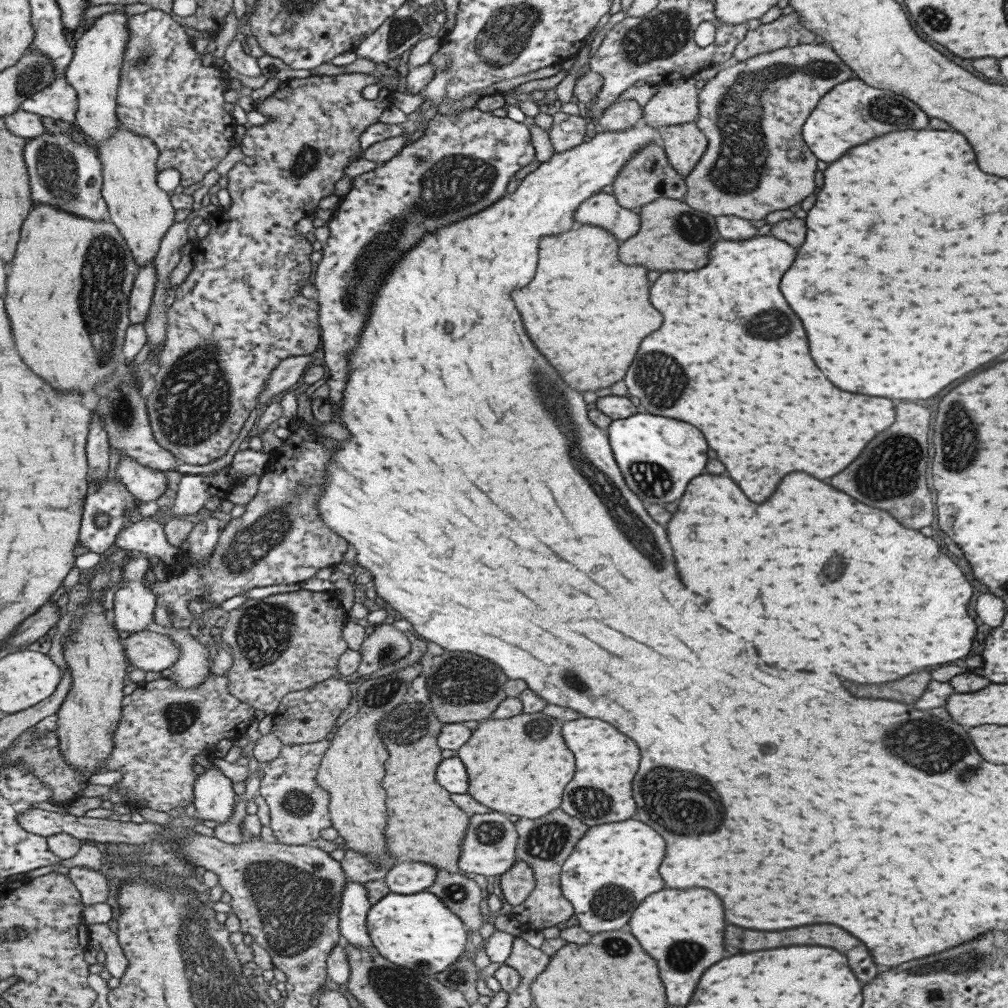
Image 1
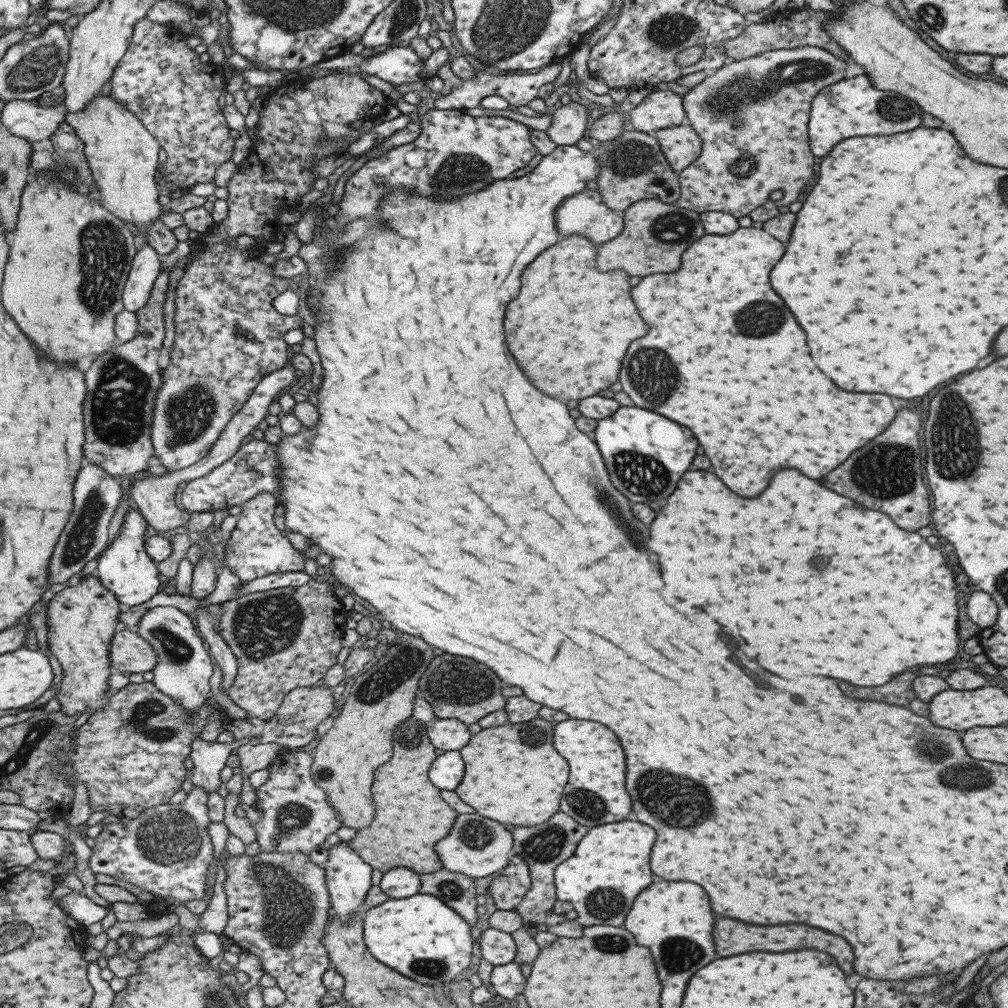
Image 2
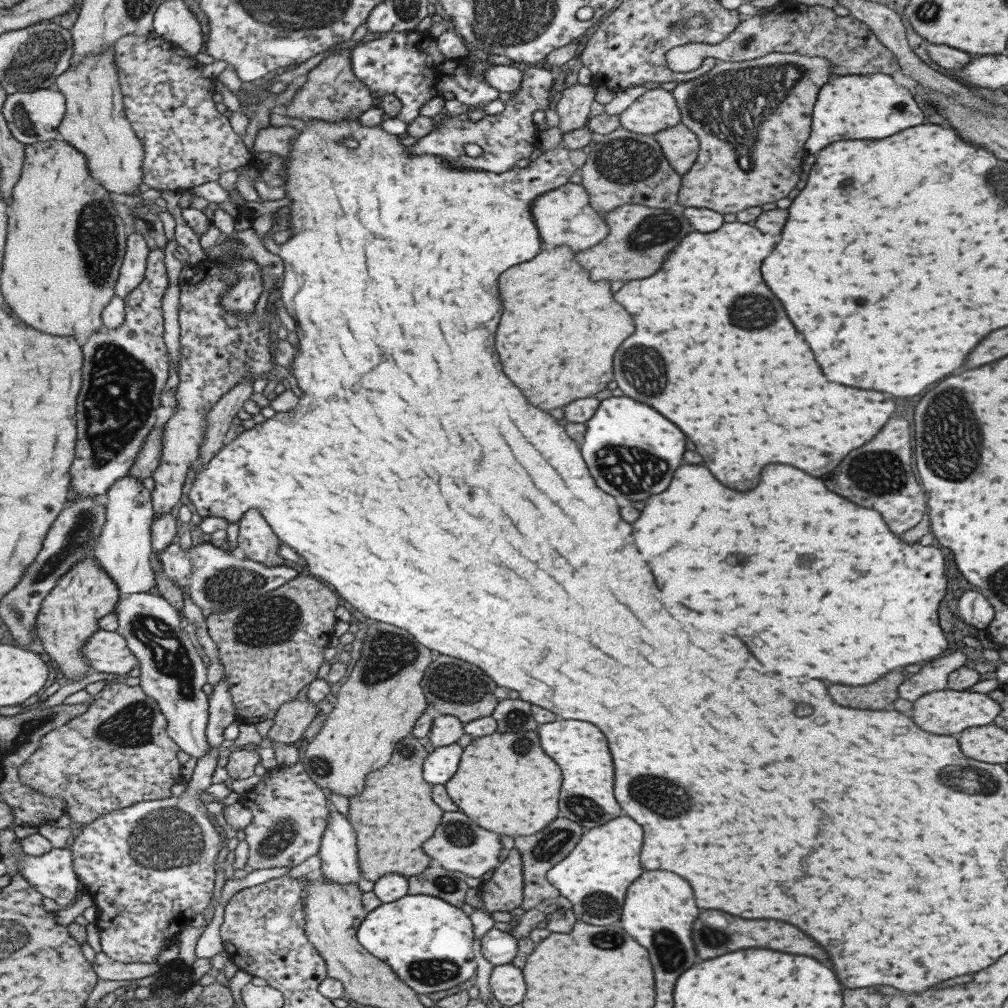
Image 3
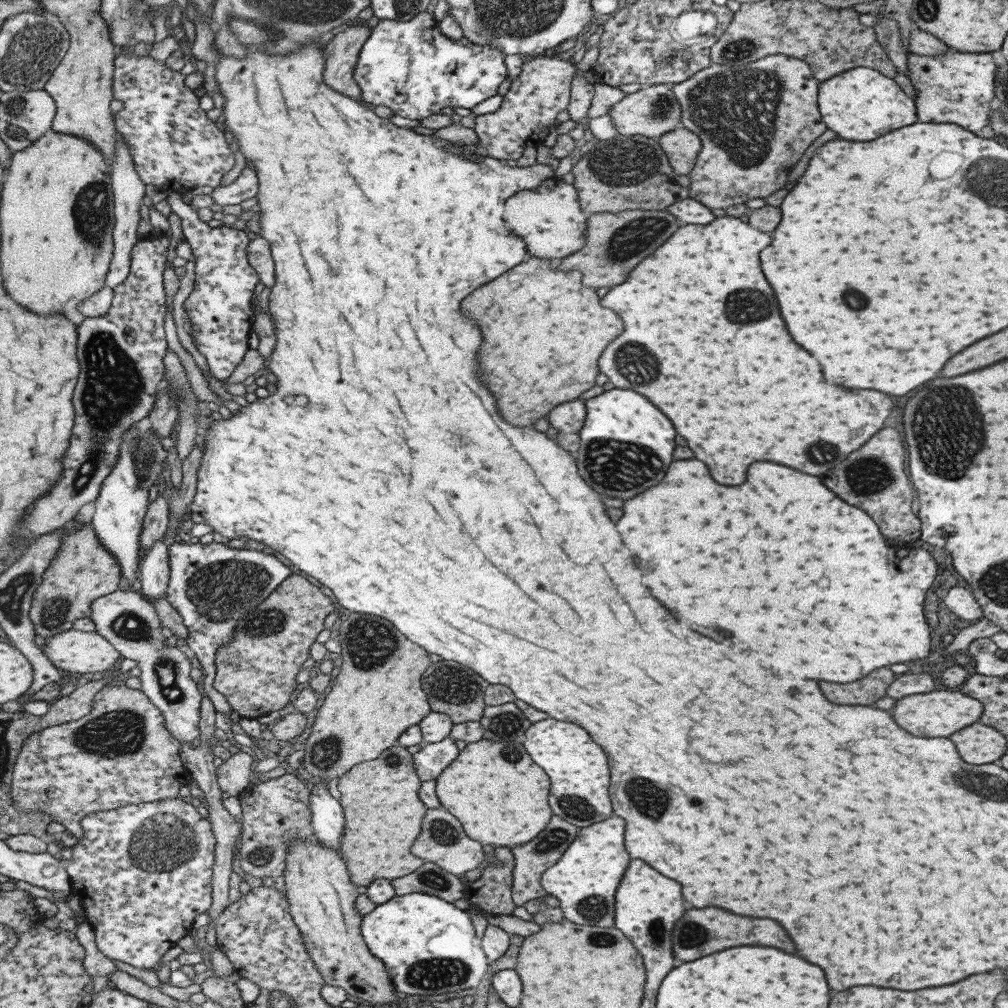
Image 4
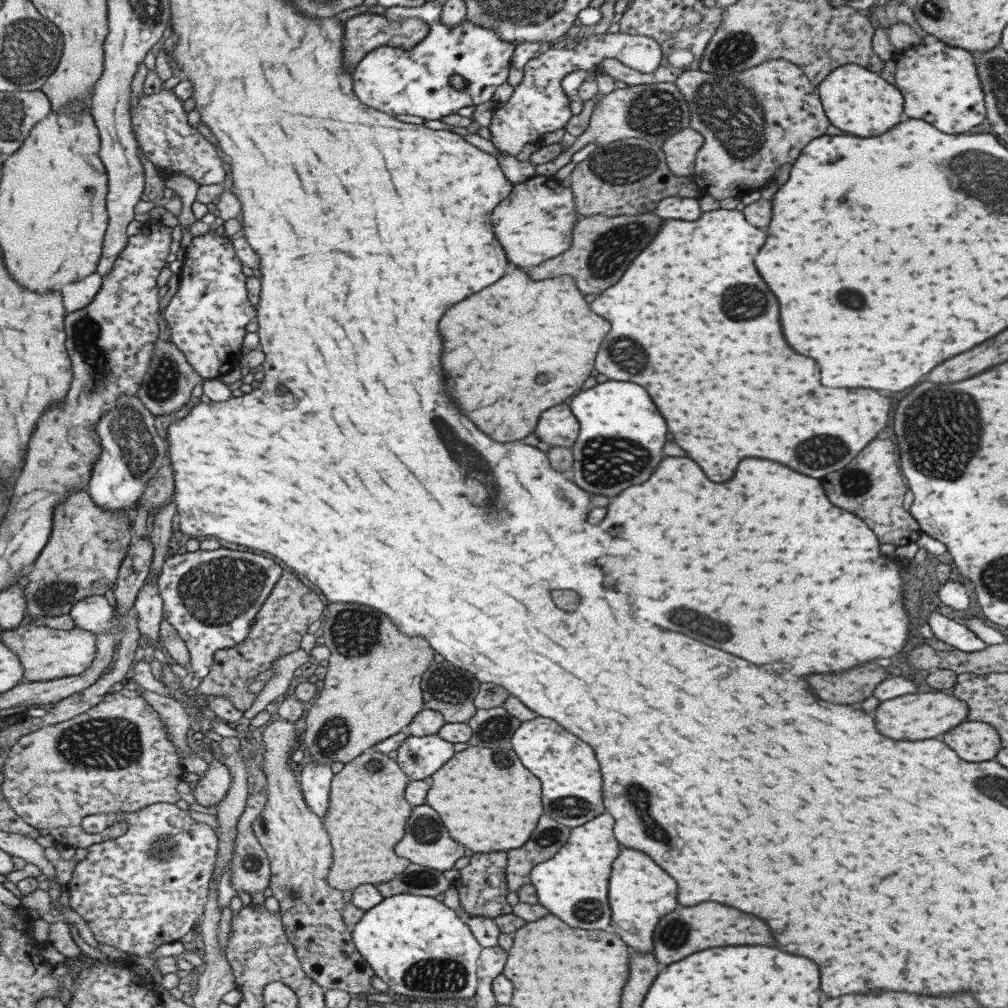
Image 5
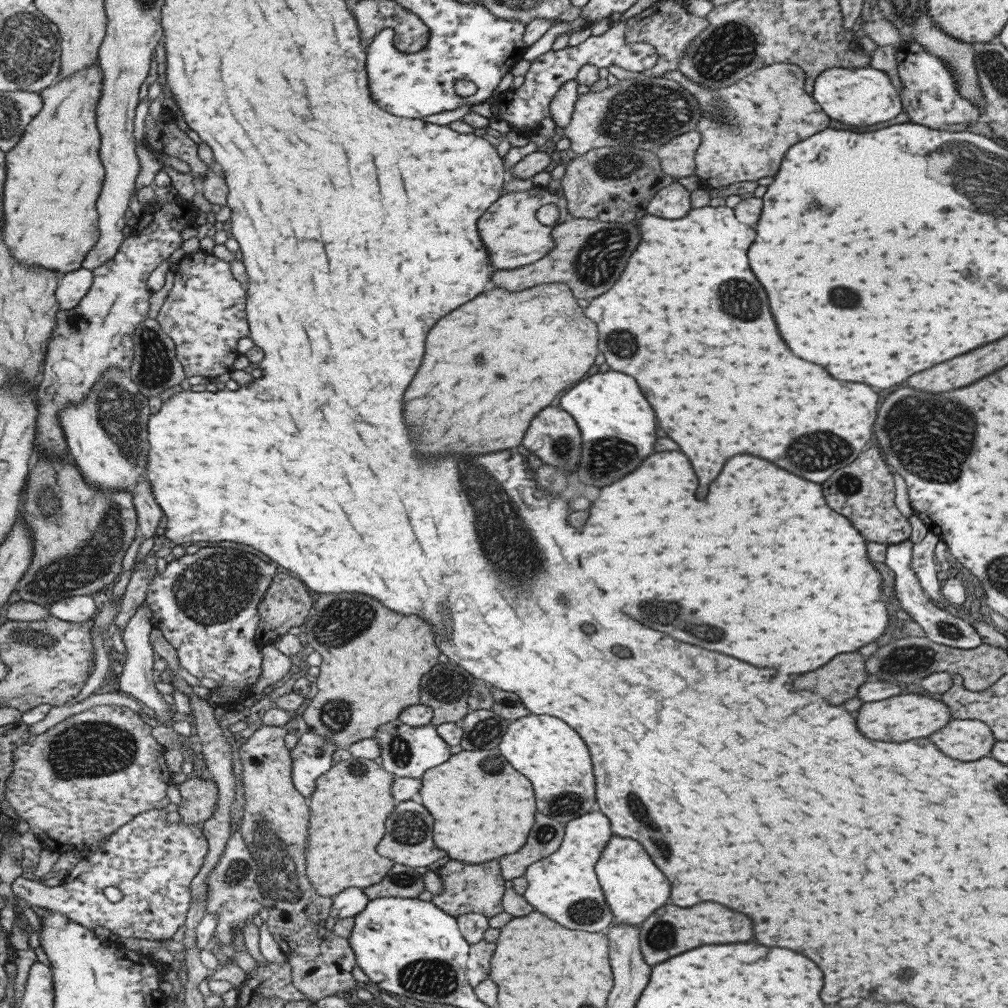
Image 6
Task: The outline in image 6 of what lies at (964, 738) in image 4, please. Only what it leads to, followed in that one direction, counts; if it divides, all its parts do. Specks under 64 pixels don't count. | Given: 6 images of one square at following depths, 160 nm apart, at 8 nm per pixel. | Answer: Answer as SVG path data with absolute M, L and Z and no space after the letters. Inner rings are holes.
M951 719L935 734L931 734L929 740L945 756L961 762L987 756L995 742L989 727L983 722L967 719Z

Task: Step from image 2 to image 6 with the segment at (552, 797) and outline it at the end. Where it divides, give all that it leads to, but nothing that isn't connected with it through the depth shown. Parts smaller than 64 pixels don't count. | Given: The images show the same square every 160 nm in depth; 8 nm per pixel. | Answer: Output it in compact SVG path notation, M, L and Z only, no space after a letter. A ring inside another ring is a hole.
M462 750L456 754L452 754L445 762L427 769L422 774L420 783L421 786L418 790L418 794L419 798L421 798L421 804L423 808L431 814L431 818L433 818L433 844L435 844L439 850L447 852L449 858L453 858L453 860L467 865L475 865L491 860L498 860L500 856L506 854L513 854L525 844L529 829L532 827L531 824L534 823L535 800L533 800L533 790L531 790L531 784L527 782L527 778L523 778L519 772L515 772L515 770L511 768L511 764L509 764L509 762L507 762L507 760L505 760L496 750Z

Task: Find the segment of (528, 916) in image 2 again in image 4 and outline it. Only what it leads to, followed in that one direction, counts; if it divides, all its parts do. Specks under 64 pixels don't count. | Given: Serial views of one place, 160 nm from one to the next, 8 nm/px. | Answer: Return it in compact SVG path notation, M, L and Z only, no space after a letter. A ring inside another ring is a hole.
M553 816L543 827L543 830L529 842L510 848L514 859L511 894L515 906L521 906L524 902L530 901L531 899L539 899L547 895L539 884L539 877L547 867L553 866L561 858L563 851L575 840L577 831L578 828L576 826L561 820L559 817L555 818Z

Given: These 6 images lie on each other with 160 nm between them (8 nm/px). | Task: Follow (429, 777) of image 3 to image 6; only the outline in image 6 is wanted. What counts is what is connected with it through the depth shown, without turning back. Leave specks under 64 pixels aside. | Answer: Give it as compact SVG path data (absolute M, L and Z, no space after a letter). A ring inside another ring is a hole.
M398 720L387 722L379 726L372 734L379 749L377 758L380 765L393 777L420 779L422 774L430 768L445 762L452 754L449 753L449 745L435 731L433 725L417 726L413 728Z

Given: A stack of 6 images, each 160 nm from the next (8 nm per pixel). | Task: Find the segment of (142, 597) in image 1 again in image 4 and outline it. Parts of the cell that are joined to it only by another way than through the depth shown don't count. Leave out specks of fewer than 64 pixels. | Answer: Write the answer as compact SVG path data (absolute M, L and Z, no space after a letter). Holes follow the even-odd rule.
M137 423L135 429L122 434L119 454L109 474L101 481L99 494L93 501L94 512L90 520L99 542L115 557L122 574L123 587L139 588L138 584L138 538L141 523L147 510L147 490L157 483L162 471L166 451L161 447L149 424Z

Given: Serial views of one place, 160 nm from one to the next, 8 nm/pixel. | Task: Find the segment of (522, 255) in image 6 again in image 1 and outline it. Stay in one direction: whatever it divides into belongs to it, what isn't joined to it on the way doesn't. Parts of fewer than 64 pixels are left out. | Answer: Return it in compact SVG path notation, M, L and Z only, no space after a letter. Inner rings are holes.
M601 192L579 203L572 219L575 225L590 224L604 228L619 242L631 238L639 228L637 209L621 208L612 194Z

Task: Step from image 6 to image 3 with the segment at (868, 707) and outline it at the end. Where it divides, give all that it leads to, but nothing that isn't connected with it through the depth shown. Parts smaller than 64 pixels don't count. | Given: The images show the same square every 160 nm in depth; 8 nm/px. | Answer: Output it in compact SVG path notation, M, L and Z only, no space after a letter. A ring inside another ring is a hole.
M936 690L922 694L912 702L911 720L925 732L931 734L954 735L969 727L991 725L999 714L1000 706L985 693L972 691Z

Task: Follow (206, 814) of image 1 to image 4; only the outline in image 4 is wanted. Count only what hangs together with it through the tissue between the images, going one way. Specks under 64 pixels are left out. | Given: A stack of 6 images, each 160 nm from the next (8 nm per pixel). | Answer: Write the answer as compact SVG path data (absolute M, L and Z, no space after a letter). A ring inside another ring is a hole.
M122 587L112 594L97 598L91 602L89 606L89 619L95 625L95 632L103 637L124 659L135 661L137 668L140 670L138 676L141 683L141 692L154 704L163 715L165 730L175 738L179 744L190 743L191 740L199 737L199 704L201 704L201 696L197 691L196 683L189 677L191 663L185 657L181 650L177 650L175 646L167 648L164 640L169 633L165 628L161 627L157 615L155 615L154 604L145 601L145 597L141 594L130 591L126 587Z

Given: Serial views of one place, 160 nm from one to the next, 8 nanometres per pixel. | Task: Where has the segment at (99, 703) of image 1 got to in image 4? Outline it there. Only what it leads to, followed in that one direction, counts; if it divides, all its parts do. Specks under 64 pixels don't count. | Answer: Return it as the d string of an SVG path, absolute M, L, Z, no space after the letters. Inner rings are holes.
M90 523L63 535L55 558L49 561L31 598L28 616L37 639L47 640L49 636L73 630L73 620L89 616L91 602L123 587L121 579L119 563L99 542Z

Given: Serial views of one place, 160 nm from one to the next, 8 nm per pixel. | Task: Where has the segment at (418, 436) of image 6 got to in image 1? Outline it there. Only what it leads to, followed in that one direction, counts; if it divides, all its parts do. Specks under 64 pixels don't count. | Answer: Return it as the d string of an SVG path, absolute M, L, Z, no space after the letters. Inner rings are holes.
M577 224L565 232L543 236L538 243L539 260L533 280L523 290L511 294L533 346L577 392L594 392L621 381L643 336L661 326L659 314L647 300L649 282L645 280L645 268L621 264L619 244L608 230L590 224Z

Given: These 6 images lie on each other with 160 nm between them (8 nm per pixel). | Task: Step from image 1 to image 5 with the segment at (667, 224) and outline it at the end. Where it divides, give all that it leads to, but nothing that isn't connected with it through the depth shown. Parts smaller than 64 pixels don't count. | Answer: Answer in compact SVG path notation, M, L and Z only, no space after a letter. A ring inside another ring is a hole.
M653 212L615 217L599 214L581 217L572 226L571 246L566 251L525 271L531 280L545 280L567 274L575 280L581 294L599 294L619 280L617 276L621 276L629 262L651 242L661 222L662 218Z

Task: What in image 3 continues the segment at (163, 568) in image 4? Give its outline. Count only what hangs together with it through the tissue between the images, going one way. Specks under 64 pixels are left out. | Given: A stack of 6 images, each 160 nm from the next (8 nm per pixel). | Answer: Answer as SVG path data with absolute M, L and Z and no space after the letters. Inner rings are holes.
M171 511L155 514L150 524L150 569L155 574L161 573L158 554L171 542L176 535L176 524L179 517Z

